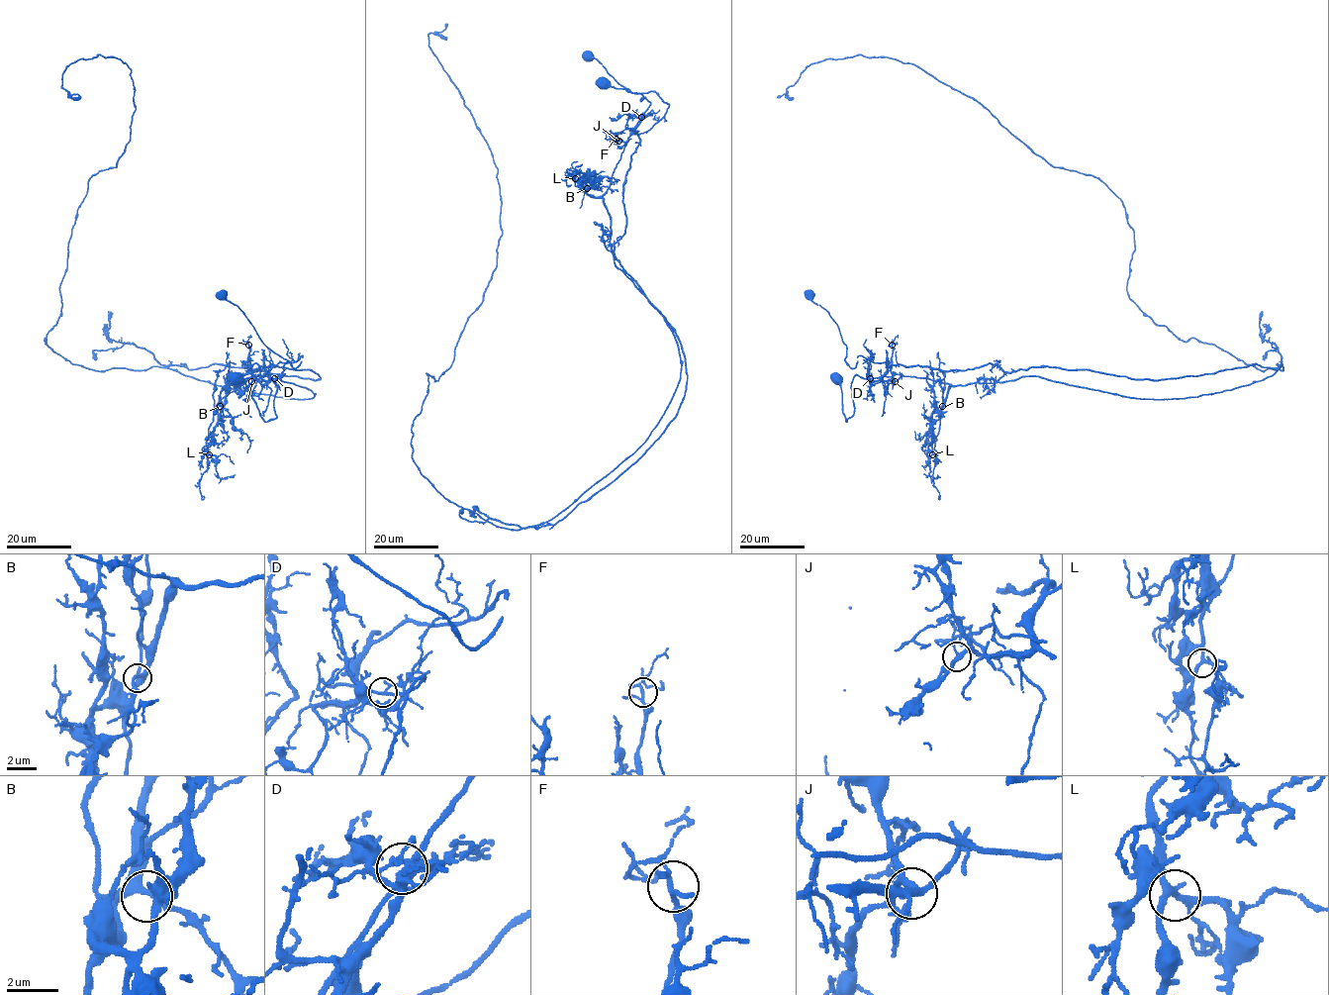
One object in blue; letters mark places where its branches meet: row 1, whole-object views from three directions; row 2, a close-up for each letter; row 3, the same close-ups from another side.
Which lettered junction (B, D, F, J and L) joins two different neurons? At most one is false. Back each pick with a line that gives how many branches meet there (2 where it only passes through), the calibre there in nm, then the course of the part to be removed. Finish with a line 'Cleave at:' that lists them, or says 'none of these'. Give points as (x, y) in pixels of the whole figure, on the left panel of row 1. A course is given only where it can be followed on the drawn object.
D: 3 branches meet; 170 nm thick; foreign part runs (274, 378), (273, 364), (247, 365), (321, 378), (161, 364), (109, 338), (108, 311)
Cleave at: D

